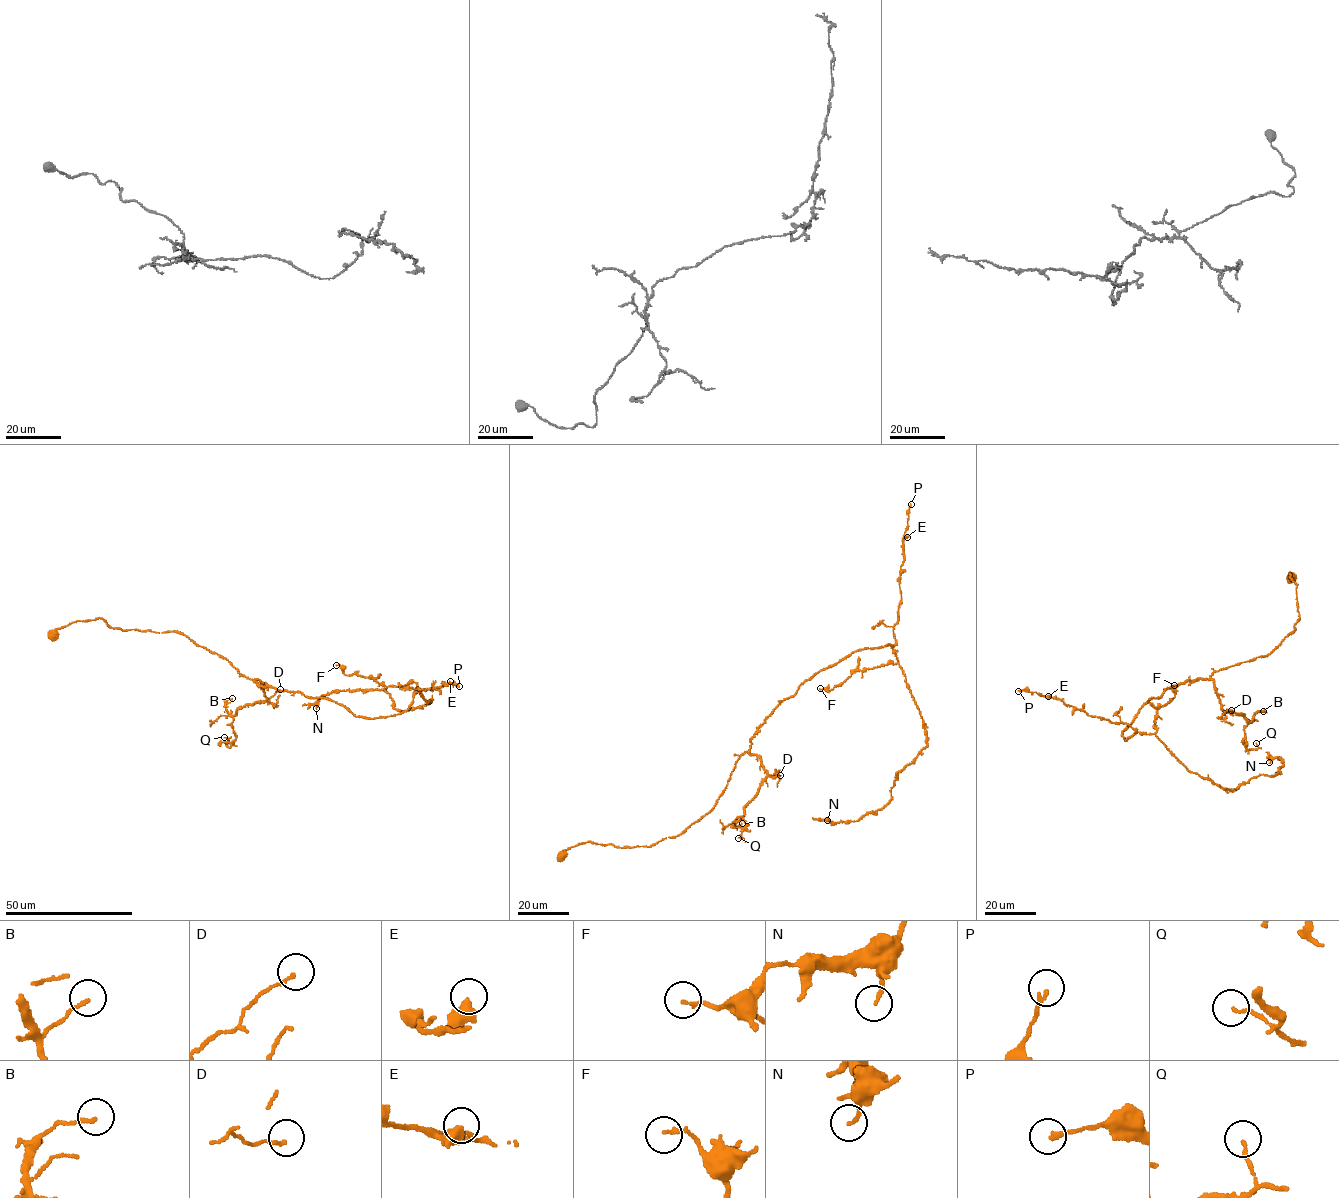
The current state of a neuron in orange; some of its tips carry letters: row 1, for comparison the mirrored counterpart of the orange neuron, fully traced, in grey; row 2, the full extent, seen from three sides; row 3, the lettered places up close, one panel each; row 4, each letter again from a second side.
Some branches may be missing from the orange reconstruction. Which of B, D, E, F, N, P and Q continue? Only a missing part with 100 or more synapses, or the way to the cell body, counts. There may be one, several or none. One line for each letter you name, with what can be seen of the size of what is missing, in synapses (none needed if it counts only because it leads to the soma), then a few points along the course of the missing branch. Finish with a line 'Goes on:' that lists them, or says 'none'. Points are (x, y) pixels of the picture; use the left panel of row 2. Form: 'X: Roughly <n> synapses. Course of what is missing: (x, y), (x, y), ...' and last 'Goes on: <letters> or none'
Goes on: none

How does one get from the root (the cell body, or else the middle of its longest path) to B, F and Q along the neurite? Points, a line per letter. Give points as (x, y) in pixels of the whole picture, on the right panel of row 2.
B: (1291, 578), (1300, 619), (1294, 631), (1267, 655), (1210, 677), (1223, 711), (1250, 722), (1263, 711)
F: (1291, 578), (1294, 631), (1267, 655), (1150, 698), (1125, 741), (1156, 732), (1174, 685)
Q: (1291, 578), (1300, 619), (1294, 631), (1267, 655), (1210, 677), (1222, 709), (1249, 722), (1245, 750), (1256, 743)

